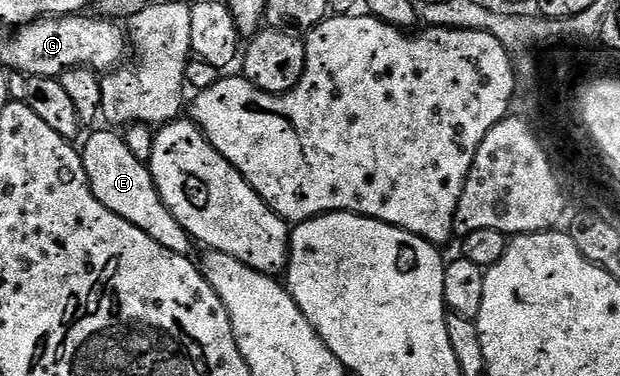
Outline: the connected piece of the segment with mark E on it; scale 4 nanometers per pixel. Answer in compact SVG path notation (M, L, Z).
M105 131L107 132L93 133L91 145L87 149L84 147L81 152L83 165L97 202L113 210L113 214L125 218L125 222L133 222L133 226L145 230L149 238L161 242L165 250L173 250L182 256L188 255L193 247L191 235L183 229L181 222L177 222L177 218L173 218L173 214L159 197L150 167L135 157L134 150L118 136L118 131Z

